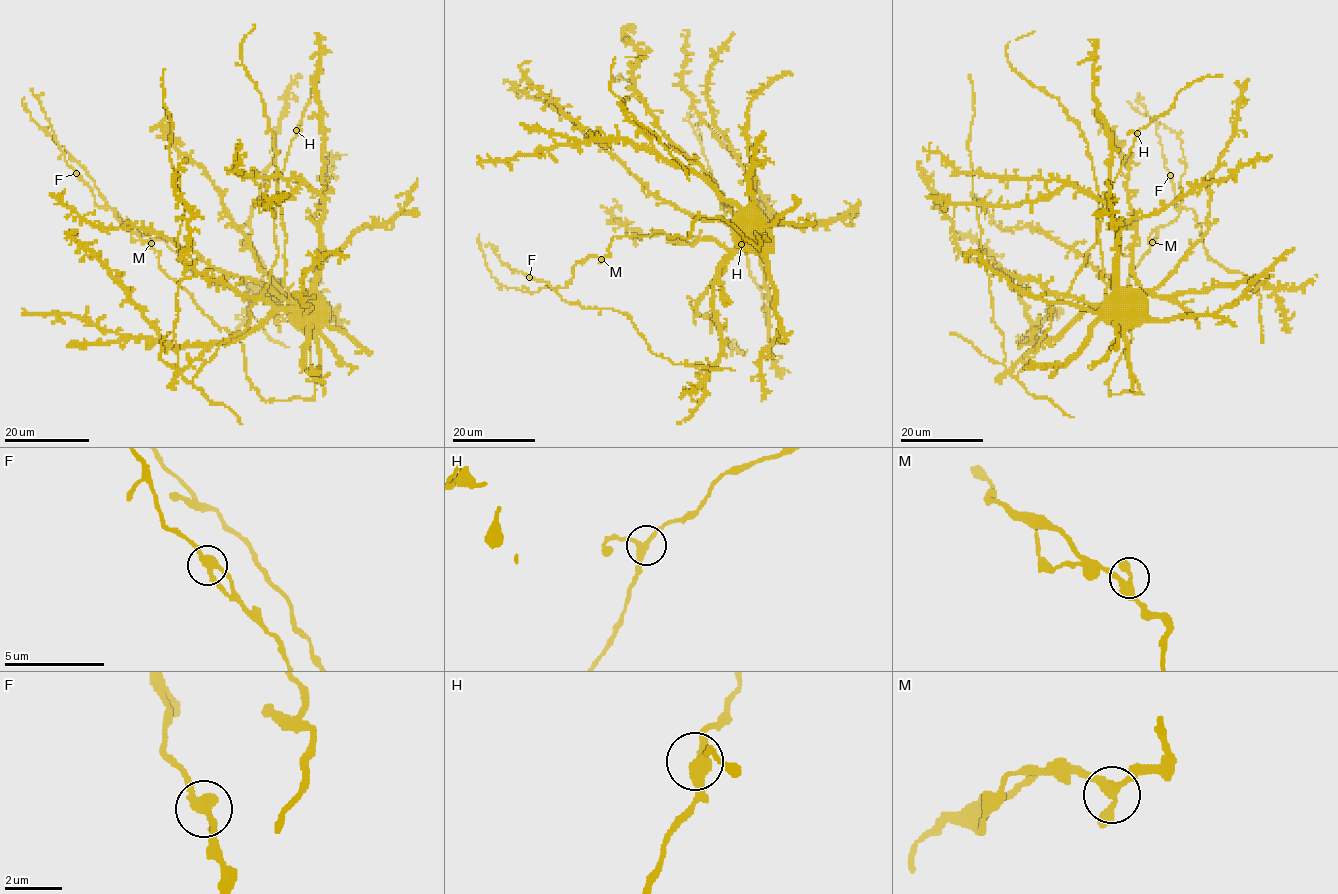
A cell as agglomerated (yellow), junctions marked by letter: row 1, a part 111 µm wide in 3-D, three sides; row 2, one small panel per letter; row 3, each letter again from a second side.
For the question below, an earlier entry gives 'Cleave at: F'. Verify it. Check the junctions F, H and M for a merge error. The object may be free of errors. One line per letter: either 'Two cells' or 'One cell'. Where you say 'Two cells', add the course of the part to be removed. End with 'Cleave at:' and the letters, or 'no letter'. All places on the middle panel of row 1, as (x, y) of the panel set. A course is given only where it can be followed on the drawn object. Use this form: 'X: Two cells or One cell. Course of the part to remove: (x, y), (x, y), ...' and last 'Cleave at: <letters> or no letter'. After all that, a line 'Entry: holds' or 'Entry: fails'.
F: One cell
H: One cell
M: One cell
Cleave at: no letter
Entry: fails

